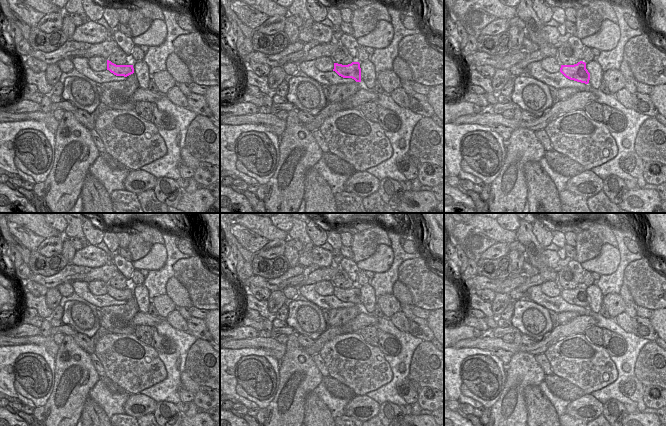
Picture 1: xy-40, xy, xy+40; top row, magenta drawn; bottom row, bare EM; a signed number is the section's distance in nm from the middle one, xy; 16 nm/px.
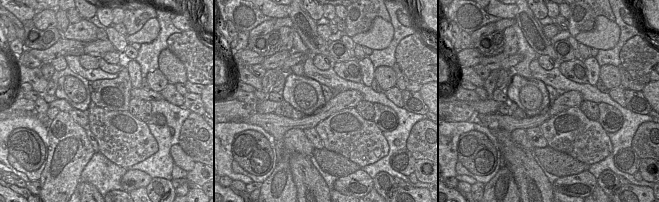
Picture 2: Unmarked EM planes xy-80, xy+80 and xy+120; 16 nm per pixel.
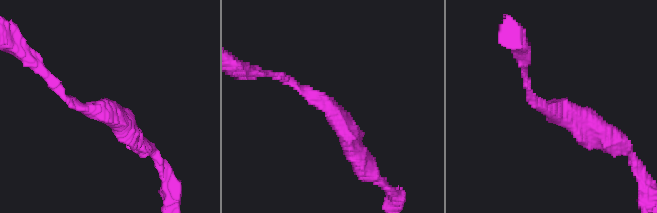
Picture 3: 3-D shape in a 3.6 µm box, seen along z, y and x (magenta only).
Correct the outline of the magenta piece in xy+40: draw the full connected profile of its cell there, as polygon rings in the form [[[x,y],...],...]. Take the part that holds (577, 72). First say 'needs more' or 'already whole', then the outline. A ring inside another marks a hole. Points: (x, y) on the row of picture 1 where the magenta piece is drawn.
already whole; [[[583,61],[574,65],[561,65],[560,72],[568,79],[588,84],[590,73],[586,69],[586,63]]]

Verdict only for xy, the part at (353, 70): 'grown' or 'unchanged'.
unchanged

